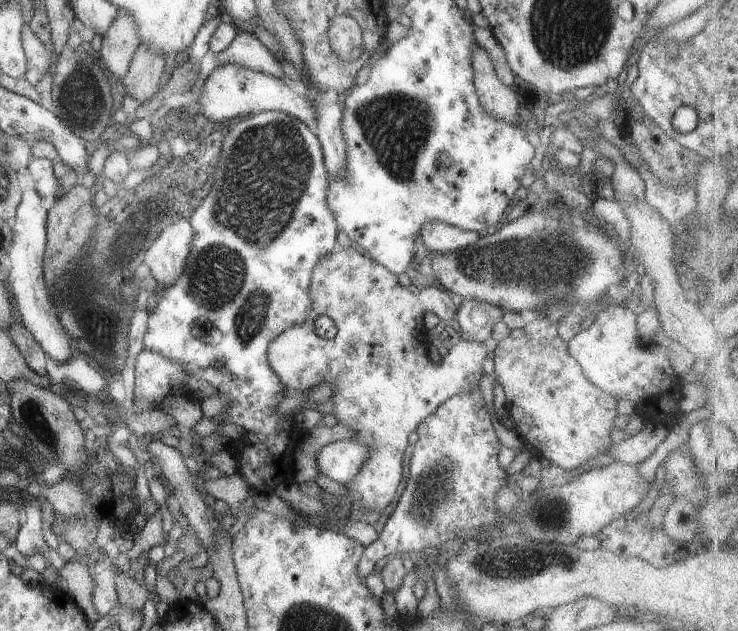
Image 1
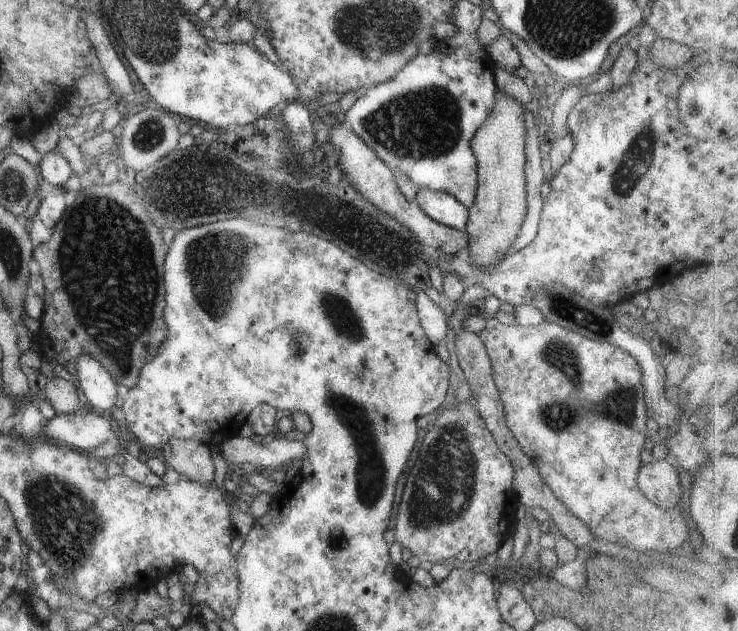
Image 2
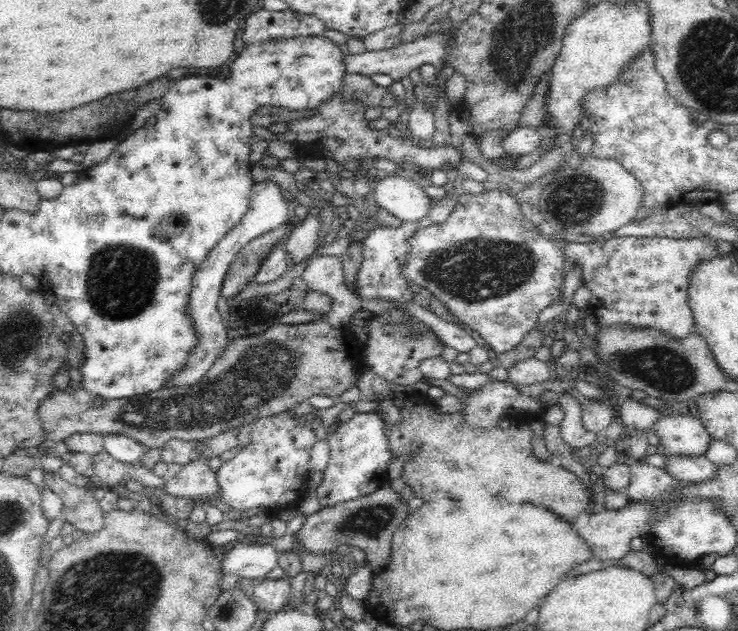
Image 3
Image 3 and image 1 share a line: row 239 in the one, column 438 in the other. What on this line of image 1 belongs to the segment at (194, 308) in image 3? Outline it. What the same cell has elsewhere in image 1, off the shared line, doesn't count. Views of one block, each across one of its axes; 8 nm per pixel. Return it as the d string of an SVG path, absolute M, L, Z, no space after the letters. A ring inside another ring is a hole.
M426 222L419 228L421 240L425 248L431 254L441 254L441 252L453 252L457 248L470 246L474 241L479 240L479 234L471 230L461 230L457 226L445 224L443 222Z

